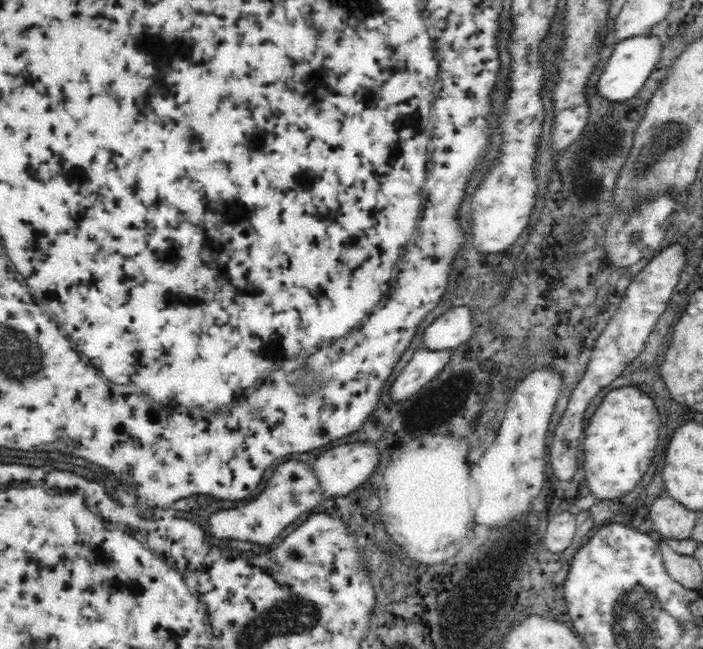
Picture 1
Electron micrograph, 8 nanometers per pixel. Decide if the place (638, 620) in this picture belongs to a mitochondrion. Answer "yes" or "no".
yes

